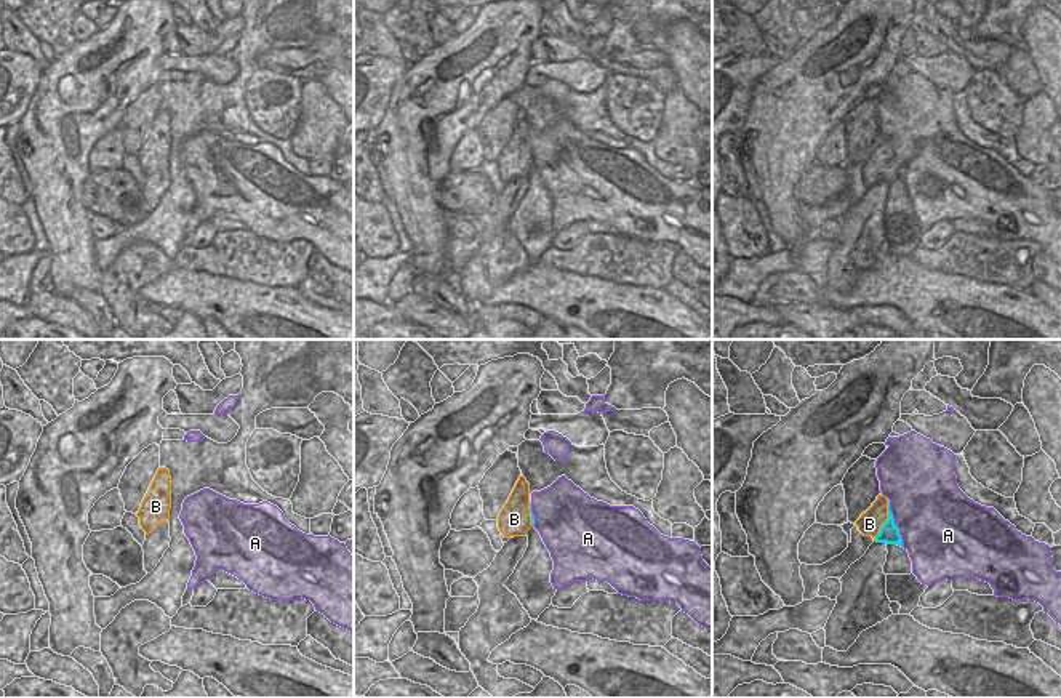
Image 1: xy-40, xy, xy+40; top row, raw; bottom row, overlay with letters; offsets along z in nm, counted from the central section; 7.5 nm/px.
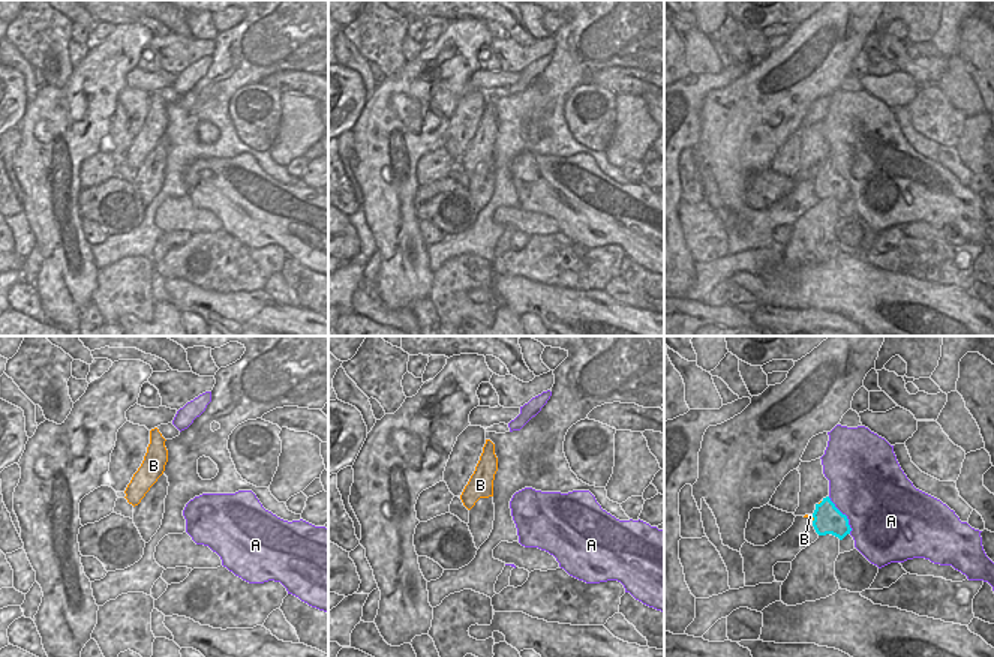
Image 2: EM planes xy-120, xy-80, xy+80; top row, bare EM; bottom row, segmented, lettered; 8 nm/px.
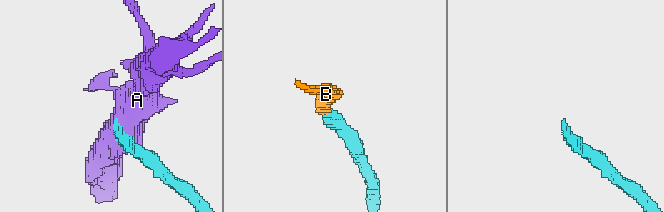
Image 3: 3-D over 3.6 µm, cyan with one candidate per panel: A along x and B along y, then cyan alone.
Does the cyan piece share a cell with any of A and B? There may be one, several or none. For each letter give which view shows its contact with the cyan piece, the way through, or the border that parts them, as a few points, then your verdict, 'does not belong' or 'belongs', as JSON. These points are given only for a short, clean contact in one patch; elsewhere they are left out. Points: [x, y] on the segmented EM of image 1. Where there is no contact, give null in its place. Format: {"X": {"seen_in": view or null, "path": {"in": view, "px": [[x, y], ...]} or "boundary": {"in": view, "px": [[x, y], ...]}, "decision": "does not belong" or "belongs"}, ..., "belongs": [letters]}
{"A": {"seen_in": "xy+40", "decision": "does not belong"}, "B": {"seen_in": "xy+40", "path": {"in": "xy+40", "px": [[888, 533], [887, 521], [869, 524]]}, "decision": "belongs"}, "belongs": ["B"]}

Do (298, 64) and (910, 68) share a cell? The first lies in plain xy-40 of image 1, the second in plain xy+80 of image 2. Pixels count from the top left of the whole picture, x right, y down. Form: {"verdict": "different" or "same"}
{"verdict": "same"}

